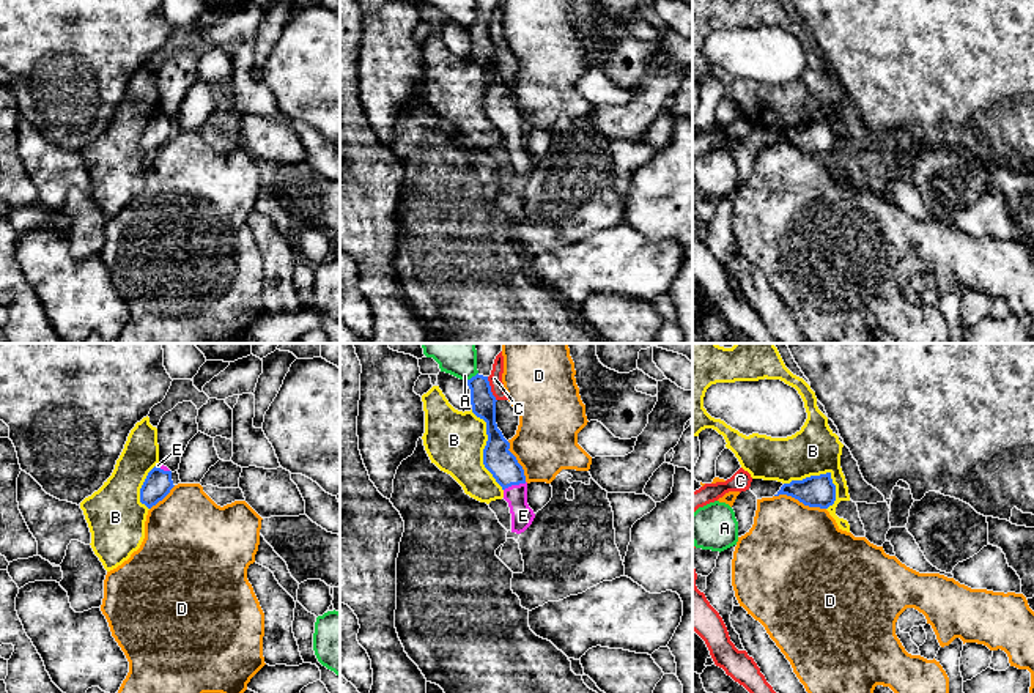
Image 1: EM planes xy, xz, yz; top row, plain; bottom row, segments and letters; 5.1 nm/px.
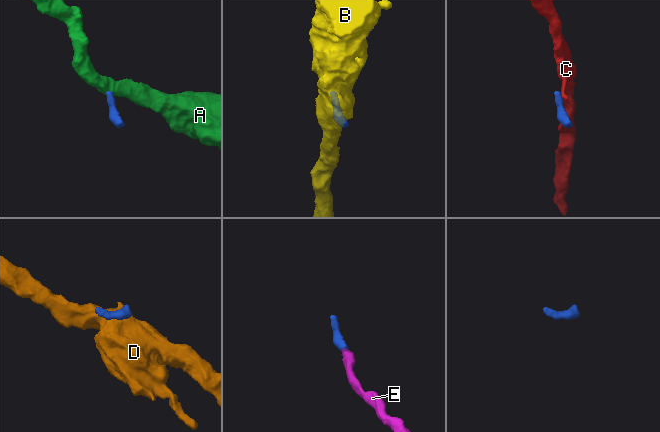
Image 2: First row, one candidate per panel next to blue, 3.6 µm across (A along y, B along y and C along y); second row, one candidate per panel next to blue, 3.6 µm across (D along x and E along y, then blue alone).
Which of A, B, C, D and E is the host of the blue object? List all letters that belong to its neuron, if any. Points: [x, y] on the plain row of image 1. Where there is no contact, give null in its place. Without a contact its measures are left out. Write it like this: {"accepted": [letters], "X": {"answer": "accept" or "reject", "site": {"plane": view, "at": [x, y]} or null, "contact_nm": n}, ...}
{"accepted": ["E"], "A": {"answer": "reject", "site": {"plane": "xz", "at": [472, 24]}, "contact_nm": 80}, "B": {"answer": "reject", "site": {"plane": "yz", "at": [820, 122]}, "contact_nm": 280}, "C": {"answer": "reject", "site": {"plane": "xz", "at": [490, 37]}, "contact_nm": 140}, "D": {"answer": "reject", "site": {"plane": "yz", "at": [800, 148]}, "contact_nm": 280}, "E": {"answer": "accept", "site": {"plane": "xz", "at": [515, 131]}, "contact_nm": 130}}

